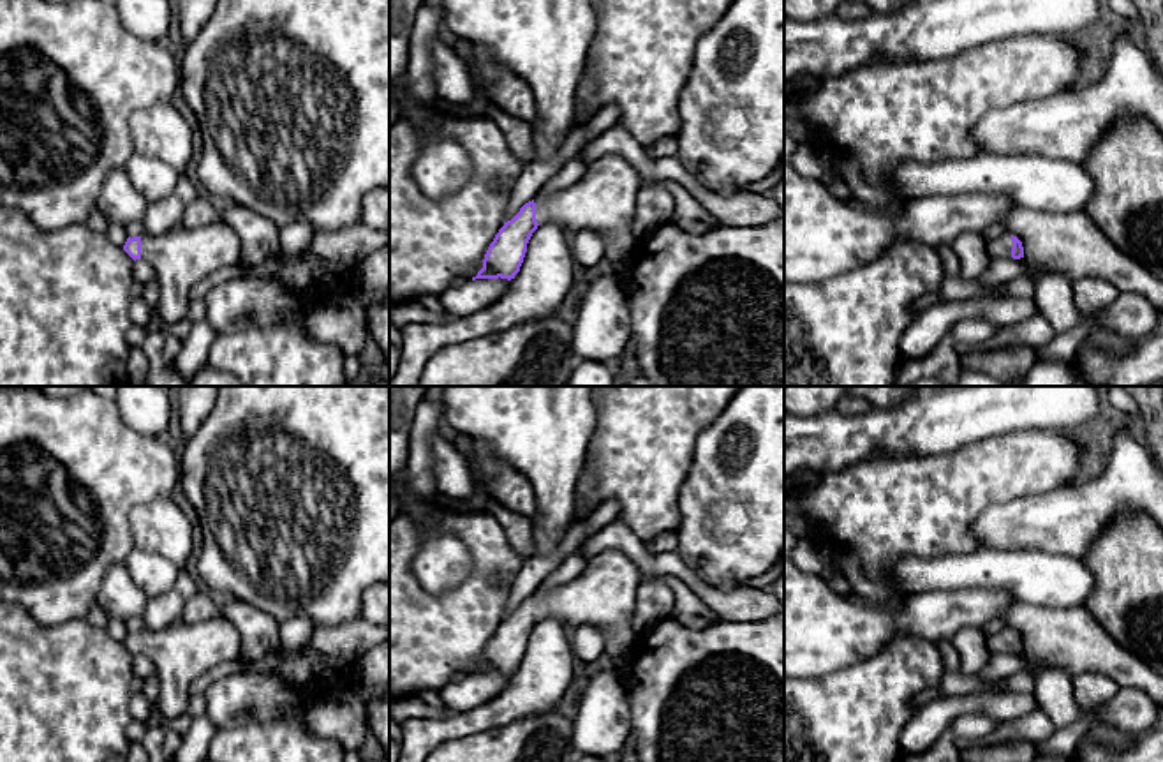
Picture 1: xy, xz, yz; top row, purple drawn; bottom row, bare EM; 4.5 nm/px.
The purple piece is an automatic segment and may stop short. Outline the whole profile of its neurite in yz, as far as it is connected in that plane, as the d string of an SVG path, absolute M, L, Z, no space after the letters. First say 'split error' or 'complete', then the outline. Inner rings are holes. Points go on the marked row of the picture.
split error; M1004 233L999 238L989 242L987 252L990 261L992 259L1020 259L1024 258L1022 242L1013 236L1011 233Z

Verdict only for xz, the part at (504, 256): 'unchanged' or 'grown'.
grown

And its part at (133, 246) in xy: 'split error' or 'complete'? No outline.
split error

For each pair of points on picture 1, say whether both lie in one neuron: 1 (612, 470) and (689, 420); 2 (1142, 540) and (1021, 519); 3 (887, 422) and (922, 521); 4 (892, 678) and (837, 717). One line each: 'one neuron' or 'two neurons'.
1: one neuron
2: two neurons
3: two neurons
4: one neuron

